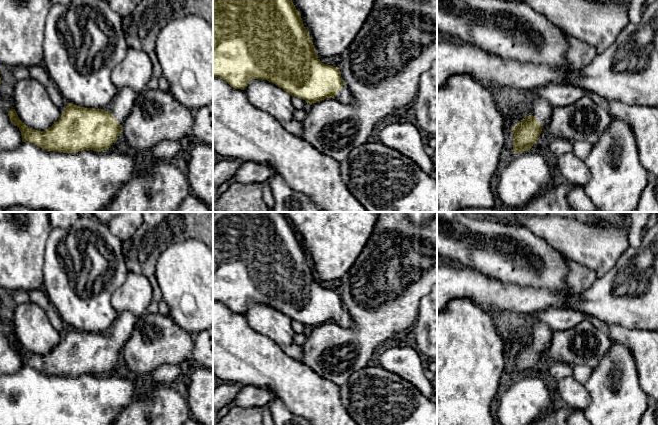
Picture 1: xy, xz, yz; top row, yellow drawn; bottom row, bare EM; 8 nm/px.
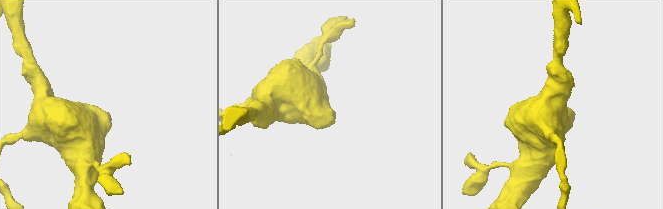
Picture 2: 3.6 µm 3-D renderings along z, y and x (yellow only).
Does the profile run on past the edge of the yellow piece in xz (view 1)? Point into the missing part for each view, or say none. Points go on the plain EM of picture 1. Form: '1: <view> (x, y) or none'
1: xz (344, 319)

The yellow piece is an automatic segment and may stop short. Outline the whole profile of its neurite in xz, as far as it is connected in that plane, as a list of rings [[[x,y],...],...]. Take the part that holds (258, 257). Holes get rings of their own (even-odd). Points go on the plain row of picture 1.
[[[216,212],[213,216],[213,300],[226,305],[235,313],[244,314],[250,304],[262,303],[267,304],[276,310],[288,316],[292,321],[298,321],[312,328],[320,326],[326,322],[336,322],[341,327],[354,328],[355,323],[349,313],[345,309],[341,296],[338,291],[324,288],[317,281],[313,266],[310,262],[309,256],[303,248],[301,238],[296,233],[291,222],[286,218],[282,212]]]

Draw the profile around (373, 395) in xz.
[[[369,363],[352,374],[339,393],[358,425],[437,425],[437,401],[426,398],[412,383],[377,364]]]

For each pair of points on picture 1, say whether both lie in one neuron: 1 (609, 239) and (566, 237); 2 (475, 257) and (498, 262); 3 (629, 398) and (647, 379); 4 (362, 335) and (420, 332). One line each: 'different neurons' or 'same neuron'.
1: same neuron
2: same neuron
3: different neurons
4: different neurons

